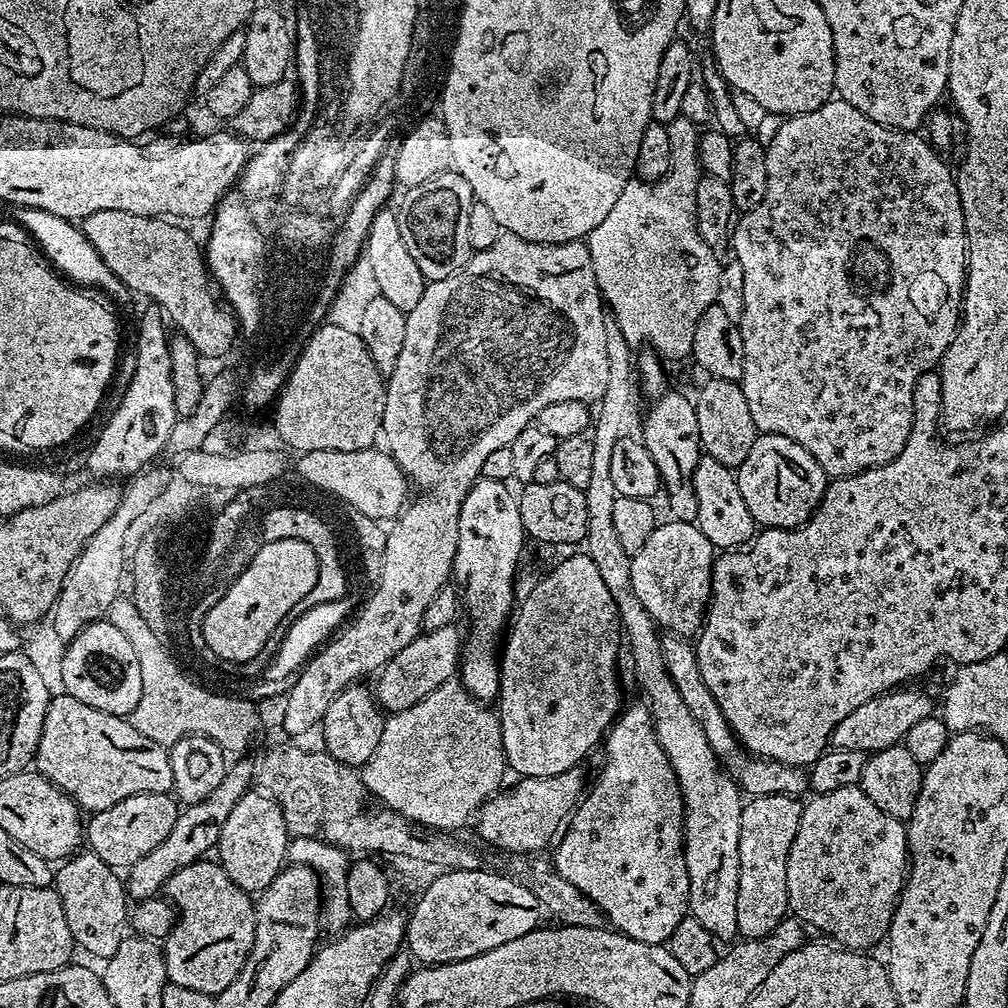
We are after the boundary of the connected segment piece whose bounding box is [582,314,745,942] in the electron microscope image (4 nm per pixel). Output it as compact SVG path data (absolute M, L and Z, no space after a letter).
M610 314L605 315L606 322L606 363L610 366L610 375L606 381L606 394L599 401L600 413L594 416L594 458L590 461L590 482L584 487L586 498L586 534L582 541L583 551L598 566L598 575L606 581L610 590L610 598L614 598L614 606L620 615L620 627L622 640L626 645L626 652L632 655L632 672L636 675L636 684L640 687L643 703L647 704L648 712L652 716L652 725L656 731L658 742L671 762L676 775L676 781L680 787L680 797L684 799L684 857L686 858L686 878L690 878L690 890L688 891L688 910L717 941L732 942L737 939L738 933L738 878L740 877L740 863L738 862L738 838L742 834L742 810L745 801L742 799L740 787L736 781L724 771L717 760L714 750L710 750L710 742L706 742L706 734L694 714L682 702L682 694L678 694L678 686L670 678L666 670L666 662L662 658L662 646L660 645L661 629L656 621L650 618L646 606L638 602L638 594L634 594L634 586L630 582L630 566L632 558L630 553L622 546L618 539L618 533L614 526L614 502L616 491L614 481L610 478L610 457L614 454L614 442L625 431L624 415L632 408L632 399L638 396L634 387L634 348L622 338L622 330L618 322Z

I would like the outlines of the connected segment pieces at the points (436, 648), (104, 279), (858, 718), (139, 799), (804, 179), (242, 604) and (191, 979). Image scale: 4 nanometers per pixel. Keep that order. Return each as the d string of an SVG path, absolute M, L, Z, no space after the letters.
M455 625L423 631L414 638L414 642L410 642L410 646L402 646L402 650L398 650L398 654L394 654L394 658L390 658L390 662L386 662L375 677L374 695L377 704L385 713L401 712L410 706L414 706L414 702L422 702L422 698L426 698L426 694L430 694L434 690L438 690L438 686L442 686L447 680L453 679L458 672L458 663L460 653L462 651L462 634L455 629Z
M16 208L12 215L13 221L21 226L32 238L37 249L66 276L78 282L84 288L101 290L103 295L117 307L126 305L132 294L121 282L116 274L102 261L101 255L90 246L83 231L73 221L58 218L49 211L38 210L37 208Z
M904 686L899 690L883 692L880 696L870 698L870 702L862 702L832 732L830 741L832 748L842 750L858 750L865 754L881 752L901 743L906 730L911 730L922 718L933 715L932 700L924 692L915 692L912 686Z
M166 792L134 794L130 798L122 798L122 802L114 802L114 806L91 813L87 817L87 847L111 868L130 869L134 866L134 862L138 862L138 858L146 858L146 854L154 850L154 846L166 842L170 830L174 830L177 811L177 801Z
M839 98L827 100L813 112L789 116L766 146L766 198L762 198L762 206L743 213L732 230L730 248L742 266L744 303L742 318L738 321L744 351L744 373L739 383L746 394L750 414L761 433L778 434L798 442L830 478L881 468L902 454L902 446L906 446L912 429L914 382L939 365L960 326L966 271L962 202L953 169L948 169L947 162L940 157L943 155L921 136L882 126Z
M301 540L270 541L258 550L250 566L242 571L230 587L225 596L205 614L204 643L216 656L230 658L234 662L246 662L246 658L257 658L260 651L268 644L268 639L276 632L279 624L286 621L286 610L294 610L310 590L314 590L314 582L318 582L318 558L314 558L314 550L306 546Z
M208 858L195 860L190 866L169 877L166 896L175 905L178 919L162 944L168 982L189 987L190 990L202 991L209 998L226 990L226 986L230 986L230 982L238 978L238 970L242 970L250 954L250 946L254 944L253 927L256 924L253 897L234 886L234 882L230 882L219 863L212 861L211 864L210 861Z

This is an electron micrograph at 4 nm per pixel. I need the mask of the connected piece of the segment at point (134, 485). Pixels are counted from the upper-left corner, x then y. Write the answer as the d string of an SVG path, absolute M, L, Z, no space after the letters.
M158 465L143 469L128 482L130 484L123 489L116 510L87 540L87 544L65 578L61 592L50 612L51 622L63 642L73 640L85 625L103 619L113 602L119 599L118 590L123 576L125 579L128 562L123 547L125 532L160 492L162 484L172 477L171 470L164 466L156 466Z

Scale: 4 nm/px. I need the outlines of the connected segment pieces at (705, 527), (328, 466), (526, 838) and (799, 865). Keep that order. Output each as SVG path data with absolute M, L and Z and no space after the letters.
M706 454L701 455L698 466L694 470L694 494L698 498L698 514L694 523L702 530L702 534L706 534L713 549L743 548L756 535L758 525L742 499L742 490L738 490L736 472L722 466L718 458L710 458Z
M373 446L362 450L310 450L309 452L301 452L295 457L297 459L296 472L304 479L305 485L319 488L329 497L335 498L337 496L342 503L349 504L346 506L351 511L366 514L369 518L379 522L388 522L399 517L400 513L404 511L406 507L404 495L407 494L408 488L410 492L410 484L404 471L397 466L396 459L389 456L387 451L380 449L379 452L378 449L379 447Z
M573 770L554 774L550 778L526 776L517 779L513 788L505 787L497 791L489 796L475 813L474 825L476 824L477 834L485 840L485 845L503 853L543 853L540 851L553 843L554 837L571 817L585 791L586 780L584 784L578 773L579 771Z
M859 786L830 790L830 794L813 795L811 799L804 804L798 834L794 834L786 862L786 890L791 915L801 925L833 936L828 938L841 948L872 950L879 940L881 943L885 939L886 929L904 891L910 867L905 821L895 820L890 814L878 810Z

